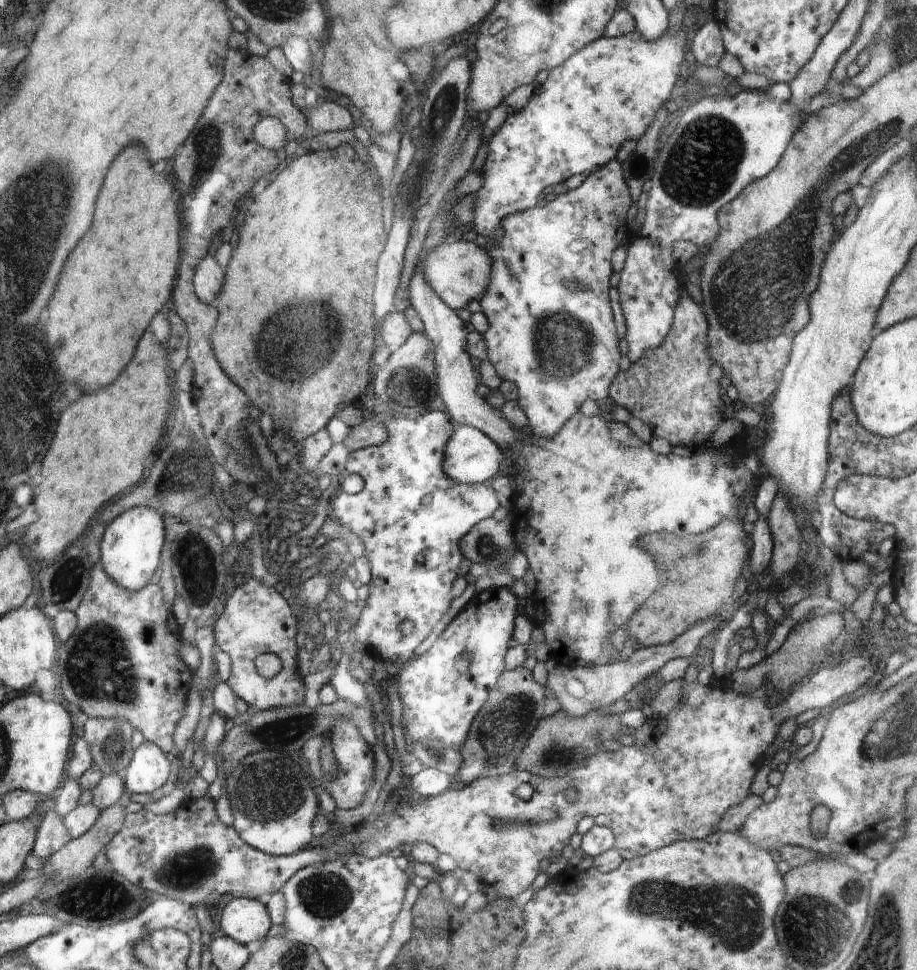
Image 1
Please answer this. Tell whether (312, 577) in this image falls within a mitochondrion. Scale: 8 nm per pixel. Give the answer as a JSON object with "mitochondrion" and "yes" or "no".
{"mitochondrion":"yes"}

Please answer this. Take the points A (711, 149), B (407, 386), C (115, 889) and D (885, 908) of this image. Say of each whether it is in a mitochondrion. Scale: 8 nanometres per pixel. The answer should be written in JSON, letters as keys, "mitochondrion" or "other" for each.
{"A":"mitochondrion","B":"mitochondrion","C":"mitochondrion","D":"mitochondrion"}

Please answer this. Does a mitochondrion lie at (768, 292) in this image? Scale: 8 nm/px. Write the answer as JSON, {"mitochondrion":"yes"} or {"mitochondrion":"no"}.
{"mitochondrion":"yes"}

